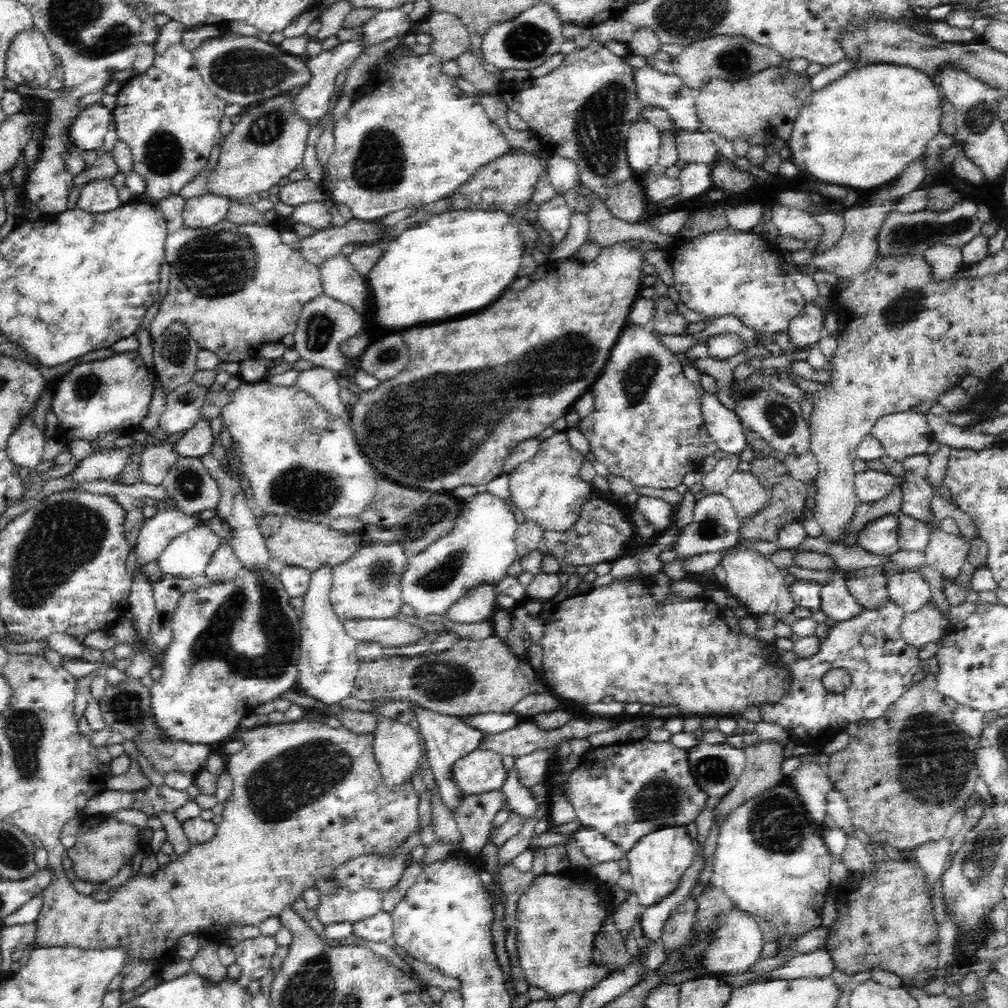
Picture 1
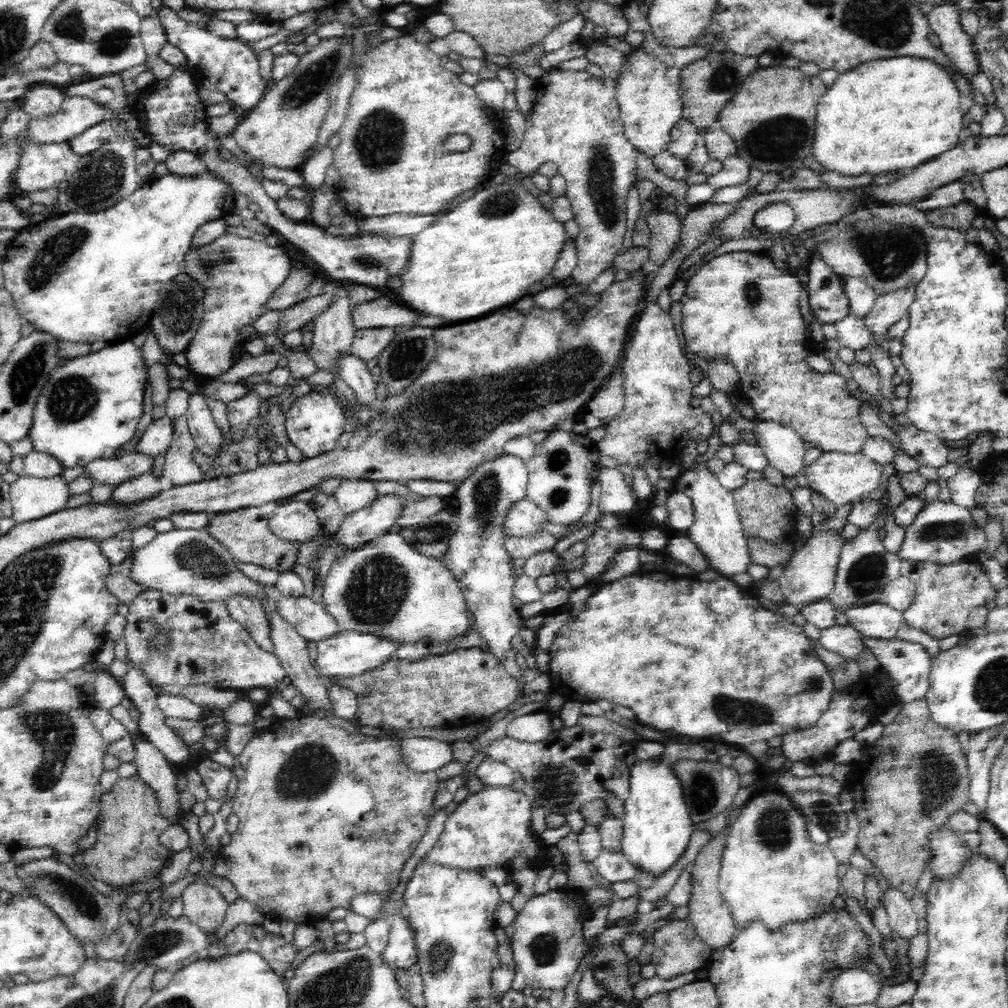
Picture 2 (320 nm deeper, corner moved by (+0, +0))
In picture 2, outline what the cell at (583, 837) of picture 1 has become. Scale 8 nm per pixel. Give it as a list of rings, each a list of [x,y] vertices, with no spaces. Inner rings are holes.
[[[603,848],[600,856],[591,864],[596,867],[598,876],[608,882],[624,882],[636,878],[637,870],[622,852],[608,852]]]

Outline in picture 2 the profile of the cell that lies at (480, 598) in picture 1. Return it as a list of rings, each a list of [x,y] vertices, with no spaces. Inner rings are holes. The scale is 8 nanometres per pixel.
[[[341,631],[330,638],[319,640],[318,654],[316,654],[316,667],[322,678],[328,675],[350,678],[350,676],[364,674],[364,671],[372,670],[384,665],[398,650],[400,643],[388,640],[375,634],[364,634],[356,631]]]

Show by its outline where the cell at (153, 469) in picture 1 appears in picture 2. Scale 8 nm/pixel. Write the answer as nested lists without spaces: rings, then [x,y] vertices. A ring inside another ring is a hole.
[[[152,471],[137,475],[136,478],[126,479],[114,487],[114,492],[108,501],[137,501],[149,498],[150,495],[158,494],[162,490],[168,490],[173,484],[168,478],[161,478]]]

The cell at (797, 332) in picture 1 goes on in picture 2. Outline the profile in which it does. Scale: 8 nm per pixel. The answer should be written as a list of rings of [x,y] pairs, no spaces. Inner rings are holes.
[[[812,251],[807,267],[809,305],[812,315],[822,325],[839,322],[842,317],[851,314],[849,299],[842,287],[842,275],[836,275],[827,266],[820,251]]]

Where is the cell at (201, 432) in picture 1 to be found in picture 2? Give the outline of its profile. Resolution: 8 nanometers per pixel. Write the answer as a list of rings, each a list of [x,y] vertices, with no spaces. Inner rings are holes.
[[[141,452],[125,454],[114,458],[98,458],[88,462],[85,472],[93,484],[118,486],[126,479],[136,478],[151,470],[155,457]]]

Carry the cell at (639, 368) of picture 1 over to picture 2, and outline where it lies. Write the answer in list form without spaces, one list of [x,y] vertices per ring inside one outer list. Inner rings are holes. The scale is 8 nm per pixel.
[[[648,301],[644,305],[642,314],[639,314],[639,318],[634,321],[633,330],[630,332],[629,342],[625,346],[623,360],[620,363],[624,369],[624,410],[614,420],[608,420],[606,436],[597,442],[601,455],[612,456],[618,460],[619,464],[629,464],[632,468],[638,465],[644,466],[648,452],[652,452],[652,456],[656,458],[656,464],[660,464],[661,460],[680,461],[680,450],[690,440],[702,442],[710,438],[714,430],[710,416],[706,416],[700,408],[690,406],[694,386],[694,383],[690,382],[692,364],[684,357],[672,316],[666,310],[662,310],[657,302]]]

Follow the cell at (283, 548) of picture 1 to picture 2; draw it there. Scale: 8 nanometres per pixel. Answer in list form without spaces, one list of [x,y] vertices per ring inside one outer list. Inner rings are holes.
[[[247,506],[233,512],[212,514],[205,532],[220,542],[236,562],[253,564],[262,568],[289,572],[297,563],[300,542],[280,539],[271,530],[272,515],[262,514],[259,506]]]

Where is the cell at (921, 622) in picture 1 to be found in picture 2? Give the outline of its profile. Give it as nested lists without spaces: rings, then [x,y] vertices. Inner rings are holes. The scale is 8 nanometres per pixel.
[[[961,561],[960,563],[918,563],[909,575],[916,586],[913,603],[903,610],[905,622],[912,628],[922,630],[939,639],[967,632],[968,612],[978,605],[995,600],[997,591],[981,564]]]

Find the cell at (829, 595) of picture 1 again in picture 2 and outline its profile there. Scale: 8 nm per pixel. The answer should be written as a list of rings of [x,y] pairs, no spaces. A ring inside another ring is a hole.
[[[856,604],[846,608],[848,624],[864,638],[891,639],[898,634],[898,628],[905,622],[903,611],[896,610],[887,604]]]

